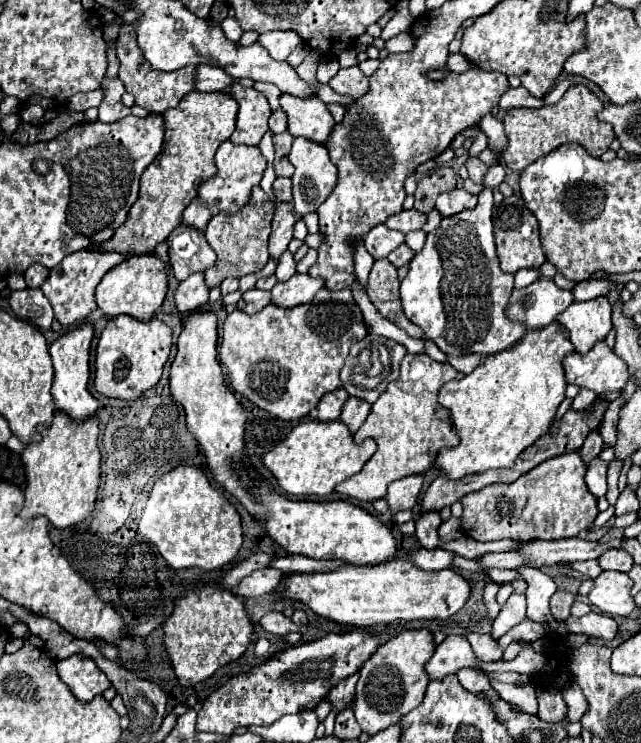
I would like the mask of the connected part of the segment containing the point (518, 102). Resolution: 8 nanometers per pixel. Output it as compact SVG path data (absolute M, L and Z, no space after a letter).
M508 89L504 95L502 95L502 101L500 101L500 109L514 109L514 107L542 107L544 101L542 99L536 99L532 97L528 91L524 89Z

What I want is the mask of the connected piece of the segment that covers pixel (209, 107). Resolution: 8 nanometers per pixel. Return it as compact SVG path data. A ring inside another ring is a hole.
M190 91L178 103L178 107L164 113L166 139L158 159L148 165L140 177L140 195L132 205L128 219L120 231L108 241L98 245L100 249L112 249L126 255L154 253L154 247L164 241L170 231L180 225L182 211L196 199L200 183L216 175L214 155L218 147L230 139L236 125L238 103L228 93L198 93Z

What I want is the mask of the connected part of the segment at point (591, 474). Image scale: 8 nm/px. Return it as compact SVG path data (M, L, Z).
M598 457L588 465L586 485L588 485L590 493L596 495L596 497L604 497L606 491L608 491L608 485L606 485L606 471L608 471L608 463L604 463L604 461L598 459Z

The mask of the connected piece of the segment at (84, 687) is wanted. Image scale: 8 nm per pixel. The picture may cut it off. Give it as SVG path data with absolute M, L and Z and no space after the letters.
M72 655L68 659L56 661L60 679L70 687L76 699L90 701L94 695L104 693L110 687L106 675L98 669L94 659L86 655Z

